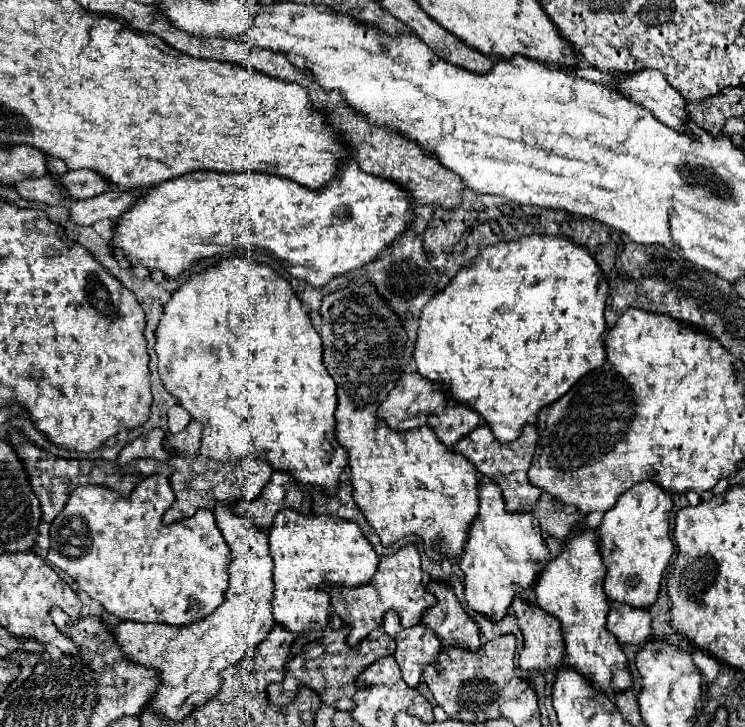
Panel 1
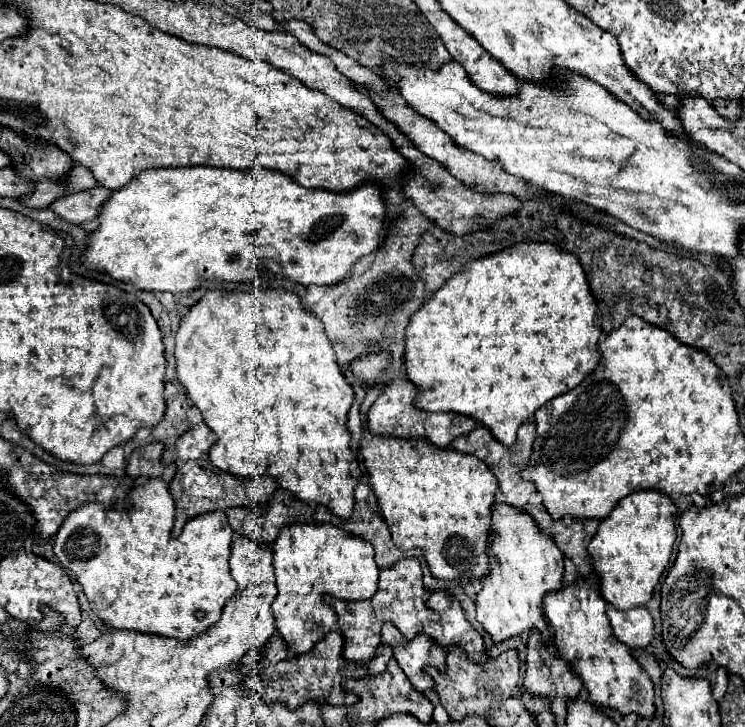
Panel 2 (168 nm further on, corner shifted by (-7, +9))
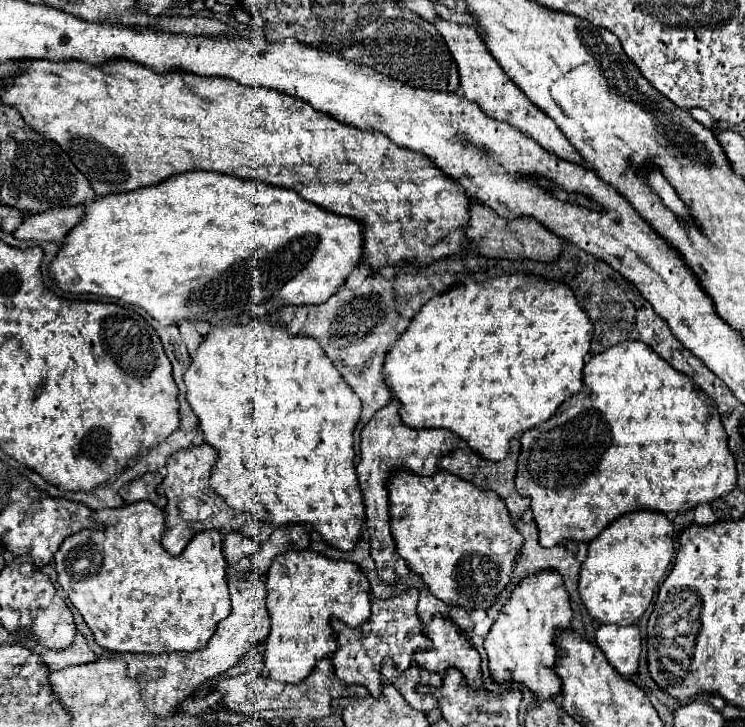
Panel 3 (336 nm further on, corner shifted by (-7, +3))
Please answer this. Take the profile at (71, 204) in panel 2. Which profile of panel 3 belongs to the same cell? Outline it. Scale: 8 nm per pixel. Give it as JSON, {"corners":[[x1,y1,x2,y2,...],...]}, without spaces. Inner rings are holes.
{"corners":[[83,207,49,209,45,213,25,217,25,221,13,231,13,235,21,241,37,239,37,241,61,243,65,235,79,223,81,215,83,215]]}

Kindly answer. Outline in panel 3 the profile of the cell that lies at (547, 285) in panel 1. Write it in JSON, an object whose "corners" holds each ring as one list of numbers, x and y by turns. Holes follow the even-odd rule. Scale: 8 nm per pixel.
{"corners":[[509,275,509,277,495,277,491,281,485,283,477,283,477,281,469,281,463,285,457,285,437,297,433,297,431,301,427,301,427,305,411,319,409,327,405,329,405,333,399,337,399,341,393,345,393,349,389,349,389,353,385,355,385,363,383,363,383,375,385,375,385,385,395,393,395,399,401,403,399,405,399,415,403,425,407,427,415,427,415,429,449,429,453,433,457,433,463,441,467,441,467,445,481,455,483,459,489,461,503,461,509,453,509,441,513,437,523,435,527,429,547,421,557,407,569,399,571,395,579,393,583,389,583,363,585,363,585,355,589,353,589,343,591,343,591,335,593,335,593,325,587,317,587,313,577,305,573,291,557,281,545,281,535,277,533,281,529,279,529,275]]}

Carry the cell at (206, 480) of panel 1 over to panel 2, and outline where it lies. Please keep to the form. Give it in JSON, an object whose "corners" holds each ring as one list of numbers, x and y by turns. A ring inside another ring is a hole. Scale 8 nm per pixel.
{"corners":[[199,423,191,427,185,435,177,439,177,443,165,449,162,461,165,464,175,463,177,471,171,481,171,493,175,497,177,513,175,513,175,525,173,525,173,537,181,533,183,525,207,511,213,509,229,509,239,505,253,505,253,507,265,507,271,493,277,489,277,481,273,477,257,477,257,479,239,479,235,475,229,475,227,471,221,471,217,467,209,469,209,445,214,444,217,437,205,423]]}

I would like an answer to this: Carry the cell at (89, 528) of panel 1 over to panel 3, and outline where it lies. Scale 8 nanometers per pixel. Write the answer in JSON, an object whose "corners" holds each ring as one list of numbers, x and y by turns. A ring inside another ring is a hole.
{"corners":[[139,501,121,509,97,511,103,533,83,529,67,537,55,553,57,583,67,593,67,599,83,615,83,621,93,631,95,641,111,653,175,653,203,649,217,623,231,613,231,601,225,579,225,557,221,551,221,535,213,531,197,533,179,557,169,555,161,547,161,533,165,529,165,513,149,501]]}

